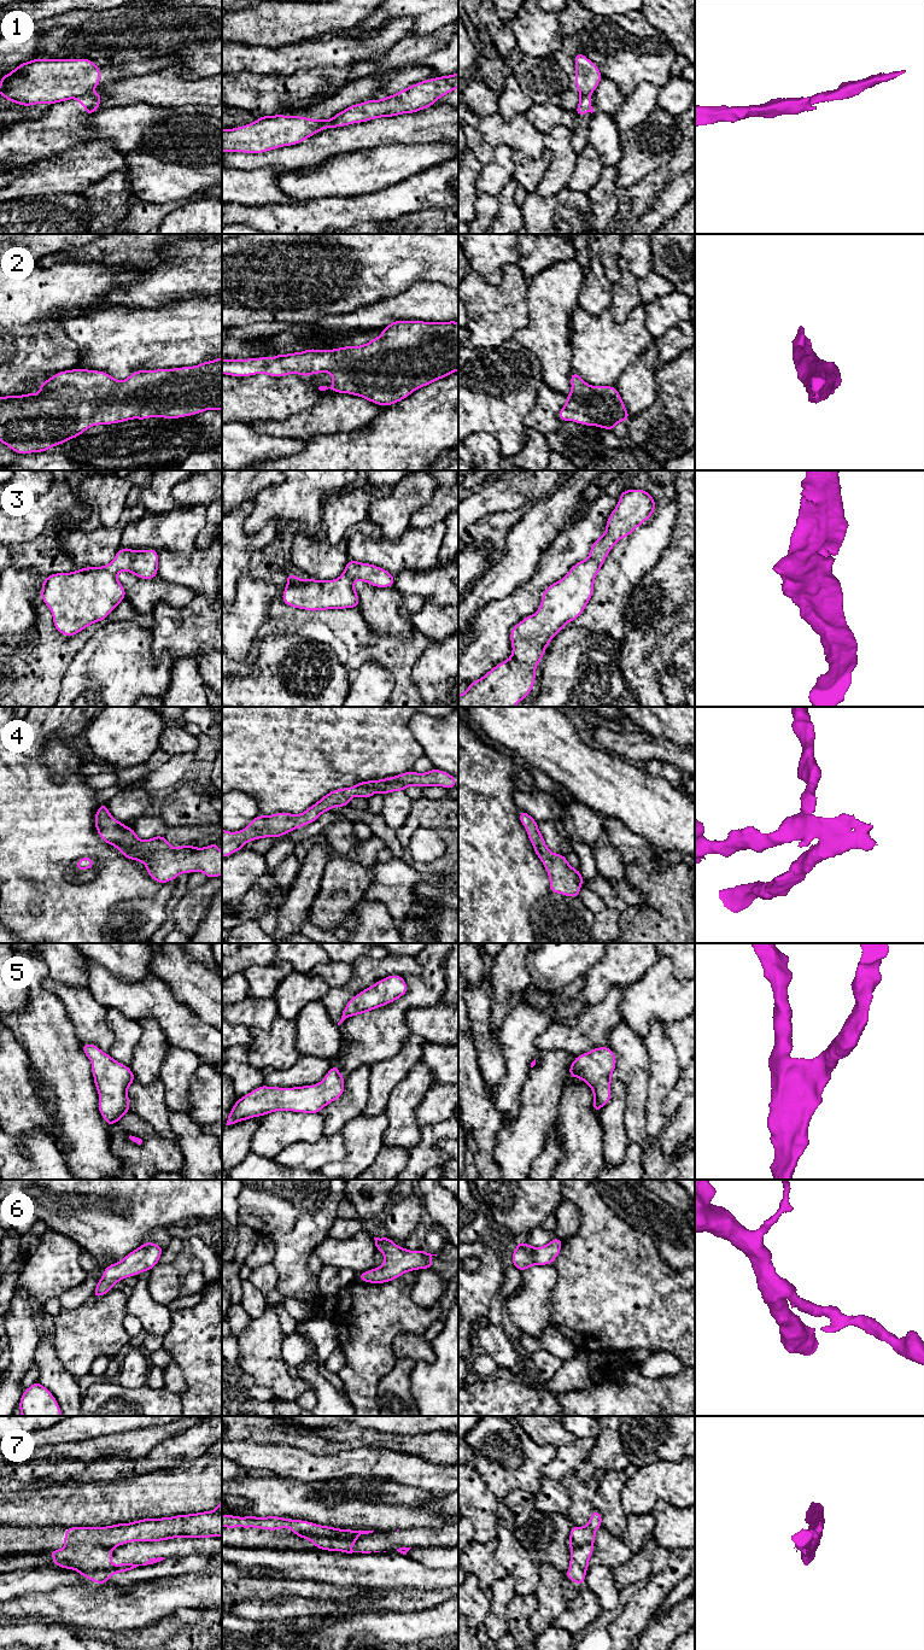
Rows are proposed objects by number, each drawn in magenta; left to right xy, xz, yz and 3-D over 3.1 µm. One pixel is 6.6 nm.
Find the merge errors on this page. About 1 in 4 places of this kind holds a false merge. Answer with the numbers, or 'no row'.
1, 7

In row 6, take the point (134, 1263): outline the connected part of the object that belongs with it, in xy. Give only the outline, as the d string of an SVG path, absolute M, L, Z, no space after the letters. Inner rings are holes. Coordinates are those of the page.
M146 1241L133 1252L128 1253L121 1262L112 1263L103 1271L103 1277L98 1281L93 1298L107 1294L109 1291L121 1280L135 1276L140 1272L153 1269L165 1248Z

